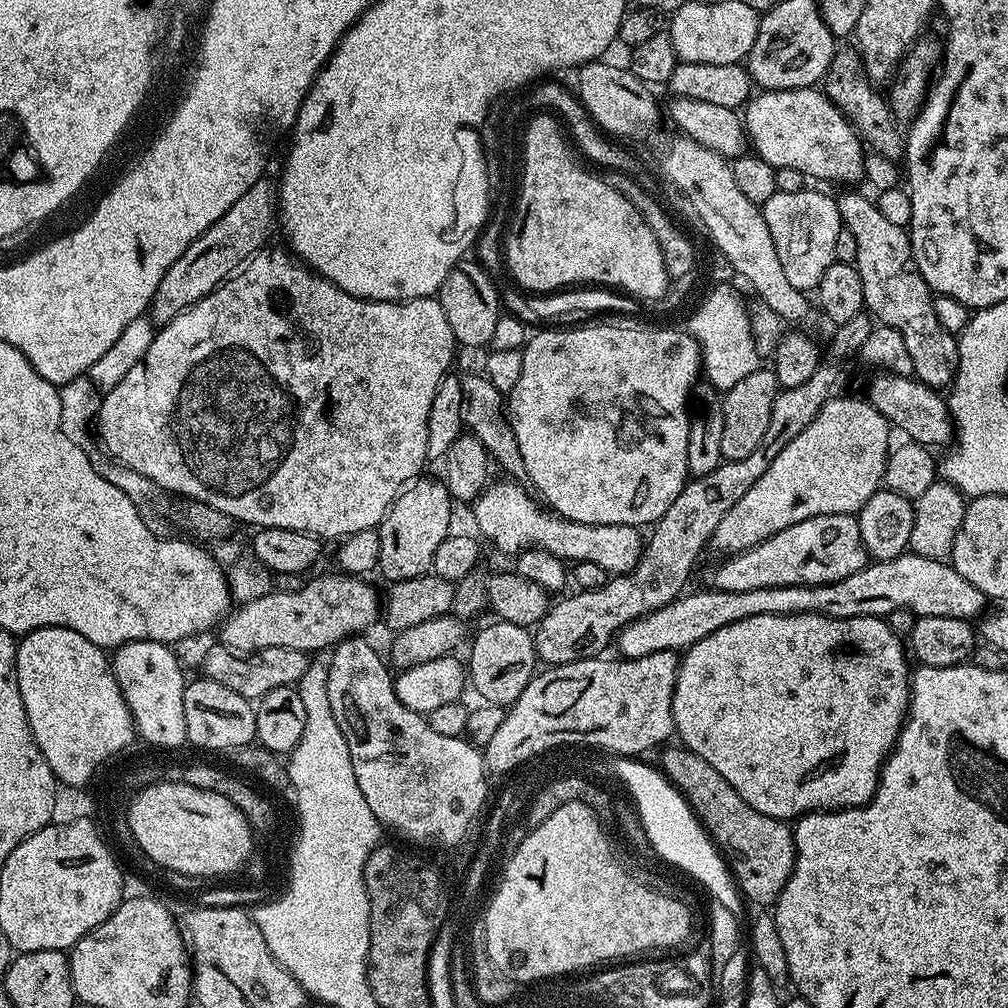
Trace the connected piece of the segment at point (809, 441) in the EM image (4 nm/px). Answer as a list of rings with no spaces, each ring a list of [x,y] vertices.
[[[840,395],[824,403],[814,422],[726,510],[726,518],[718,522],[718,530],[712,535],[713,549],[716,547],[720,554],[744,552],[811,516],[859,513],[861,506],[881,491],[890,451],[888,420],[867,398]]]

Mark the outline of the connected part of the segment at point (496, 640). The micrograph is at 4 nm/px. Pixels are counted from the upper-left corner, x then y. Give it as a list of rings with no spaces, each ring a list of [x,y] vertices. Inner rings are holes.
[[[505,620],[491,622],[472,640],[472,653],[466,659],[466,672],[470,684],[476,687],[479,699],[485,704],[511,706],[526,690],[533,676],[537,675],[538,657],[533,633],[522,626],[514,626]]]

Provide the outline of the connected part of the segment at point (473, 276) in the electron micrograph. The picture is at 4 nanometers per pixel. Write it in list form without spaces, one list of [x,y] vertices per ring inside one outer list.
[[[461,259],[452,267],[450,274],[446,274],[438,299],[442,310],[446,310],[446,322],[450,322],[450,330],[454,330],[457,345],[487,349],[494,336],[494,326],[502,314],[500,296],[492,285],[493,277],[475,259],[468,259]]]

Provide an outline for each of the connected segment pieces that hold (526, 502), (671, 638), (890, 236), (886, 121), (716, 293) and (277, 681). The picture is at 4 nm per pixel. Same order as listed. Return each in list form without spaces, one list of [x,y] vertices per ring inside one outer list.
[[[508,478],[502,480],[501,484],[489,483],[484,493],[474,501],[479,535],[485,541],[488,539],[498,551],[512,558],[528,548],[541,548],[565,562],[594,562],[609,574],[634,570],[646,543],[645,537],[640,537],[641,529],[637,525],[583,524],[565,520],[547,507],[536,505],[528,497],[529,489],[523,485]]]
[[[911,554],[869,562],[862,570],[858,570],[858,574],[850,574],[850,578],[829,584],[762,586],[754,590],[722,590],[711,586],[705,588],[705,592],[689,591],[682,594],[677,600],[672,600],[666,606],[621,628],[618,633],[619,655],[625,660],[633,660],[655,652],[679,653],[691,648],[702,638],[714,634],[714,630],[722,630],[722,626],[742,622],[742,618],[754,618],[758,614],[789,616],[817,612],[830,618],[886,618],[894,610],[908,608],[918,618],[962,618],[972,622],[985,611],[983,608],[986,603],[982,590],[976,589],[966,578],[962,578],[951,563]]]
[[[844,190],[841,196],[835,197],[836,205],[840,211],[841,225],[858,242],[858,258],[856,269],[862,278],[862,294],[864,295],[865,309],[880,324],[890,326],[906,338],[906,350],[910,353],[912,370],[917,380],[926,386],[937,390],[944,390],[951,385],[956,376],[958,366],[958,340],[953,333],[948,332],[938,322],[938,314],[934,310],[934,293],[928,283],[922,278],[922,274],[916,269],[916,263],[912,257],[912,237],[907,227],[891,223],[879,210],[877,201],[871,196],[863,196],[856,190]]]
[[[841,47],[828,72],[822,81],[823,91],[836,103],[836,107],[848,117],[848,123],[856,129],[861,141],[869,149],[877,152],[877,157],[900,162],[906,156],[906,132],[892,113],[892,105],[887,99],[876,96],[874,87],[868,75],[864,72],[864,64],[860,61],[860,53],[855,47]]]
[[[720,284],[717,288],[710,289],[708,297],[693,310],[686,328],[700,347],[703,379],[714,385],[722,394],[730,391],[734,386],[738,386],[738,382],[742,382],[742,378],[754,374],[754,370],[761,367],[762,360],[760,360],[759,350],[756,349],[756,336],[752,333],[752,320],[748,317],[748,308],[744,305],[743,298],[730,285]]]
[[[216,642],[204,656],[203,679],[213,680],[234,694],[242,694],[250,702],[259,702],[270,690],[299,685],[302,674],[306,674],[310,663],[309,657],[298,650],[286,650],[278,646],[270,646],[266,650],[258,650],[251,654],[241,654],[227,648],[225,644]]]

